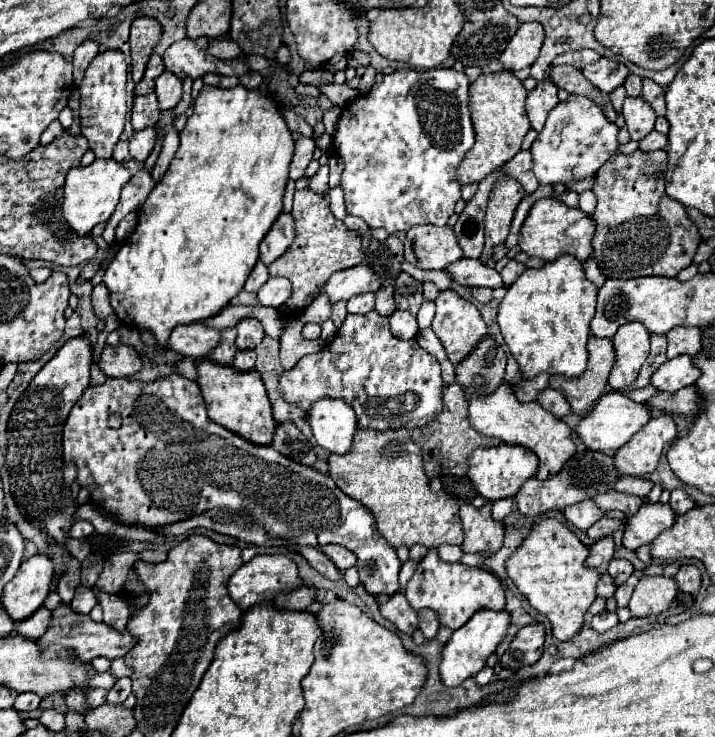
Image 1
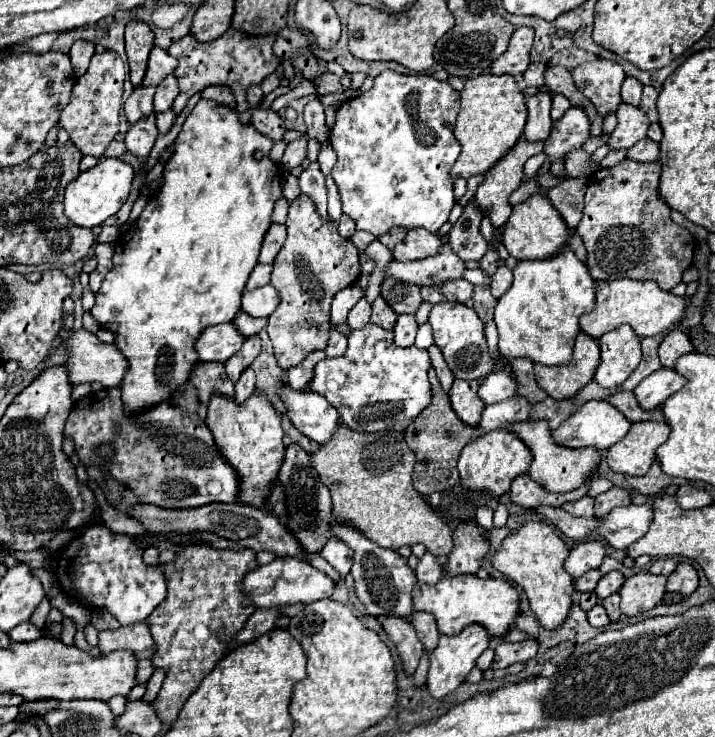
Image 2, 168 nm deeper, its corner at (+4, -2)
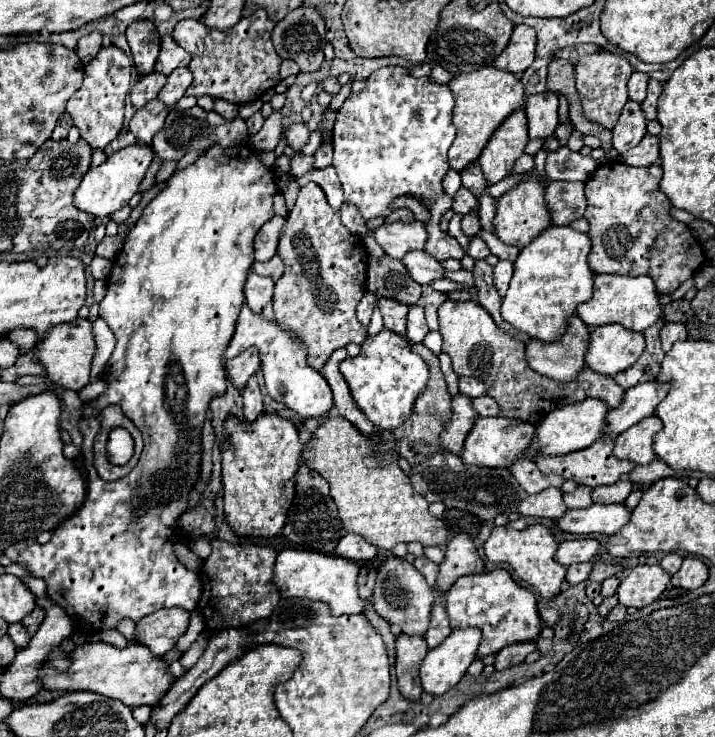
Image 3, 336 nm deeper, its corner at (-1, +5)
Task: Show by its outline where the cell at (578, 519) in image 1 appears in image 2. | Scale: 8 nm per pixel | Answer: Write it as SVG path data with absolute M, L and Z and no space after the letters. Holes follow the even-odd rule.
M582 497L574 503L564 503L562 509L576 515L576 517L594 517L592 513L592 507L594 507L594 499L592 497Z

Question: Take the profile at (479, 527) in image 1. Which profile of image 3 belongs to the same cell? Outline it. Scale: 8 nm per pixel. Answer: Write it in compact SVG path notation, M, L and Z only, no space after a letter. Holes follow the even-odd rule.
M461 532L457 534L445 550L445 560L439 566L439 578L437 578L437 586L441 592L447 592L449 586L453 586L453 582L459 576L465 574L481 574L485 572L485 564L471 540L469 534Z

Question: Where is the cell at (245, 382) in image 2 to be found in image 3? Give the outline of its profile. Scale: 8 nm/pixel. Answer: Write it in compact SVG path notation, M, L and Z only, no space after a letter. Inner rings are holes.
M257 376L249 378L249 384L241 390L245 402L245 420L255 420L263 412L263 396L257 384Z

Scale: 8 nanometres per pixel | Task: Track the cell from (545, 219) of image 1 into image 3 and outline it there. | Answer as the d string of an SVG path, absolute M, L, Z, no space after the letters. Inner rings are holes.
M525 180L519 186L511 188L507 194L497 198L497 210L495 210L495 236L511 244L515 248L525 248L529 242L533 242L543 230L551 226L551 214L547 210L545 202L545 186L539 180Z

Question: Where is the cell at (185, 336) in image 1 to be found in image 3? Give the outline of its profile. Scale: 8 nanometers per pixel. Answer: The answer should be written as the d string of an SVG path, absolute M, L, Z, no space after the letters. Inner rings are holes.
M241 308L241 314L235 324L235 332L225 348L225 359L231 360L241 354L245 348L257 346L261 354L261 370L265 376L265 388L273 400L281 400L287 408L295 410L303 420L307 418L327 418L329 410L333 408L333 394L327 380L313 368L305 364L305 350L275 322L263 318L247 308Z

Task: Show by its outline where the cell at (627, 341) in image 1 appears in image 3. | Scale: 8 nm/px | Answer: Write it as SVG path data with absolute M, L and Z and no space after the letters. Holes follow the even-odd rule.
M607 324L591 330L585 362L589 368L605 376L615 376L629 368L645 350L641 332L627 330L619 324Z

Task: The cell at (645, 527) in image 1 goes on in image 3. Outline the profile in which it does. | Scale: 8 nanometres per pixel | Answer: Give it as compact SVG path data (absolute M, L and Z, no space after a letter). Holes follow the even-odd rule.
M593 504L591 508L583 510L567 510L567 514L557 520L559 528L571 534L617 534L629 520L633 510L629 510L625 504Z

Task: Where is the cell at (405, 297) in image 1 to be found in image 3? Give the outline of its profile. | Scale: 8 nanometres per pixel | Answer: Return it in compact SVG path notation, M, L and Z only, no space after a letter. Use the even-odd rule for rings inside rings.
M387 254L381 258L369 258L367 288L407 306L417 304L417 300L421 298L421 284L417 284L409 276L401 260L393 260Z

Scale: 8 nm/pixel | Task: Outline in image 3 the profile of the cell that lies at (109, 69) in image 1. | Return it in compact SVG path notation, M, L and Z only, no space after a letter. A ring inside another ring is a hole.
M117 46L101 48L99 54L85 66L83 84L67 102L67 112L71 114L73 124L79 128L81 138L91 148L103 150L111 140L117 138L123 126L125 98L129 94L129 74L131 74L131 60Z

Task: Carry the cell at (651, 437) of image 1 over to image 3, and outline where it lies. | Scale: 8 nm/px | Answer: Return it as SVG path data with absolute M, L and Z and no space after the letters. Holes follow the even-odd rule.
M657 416L643 418L615 438L615 456L621 460L631 460L633 464L649 464L655 458L653 438L663 428Z

